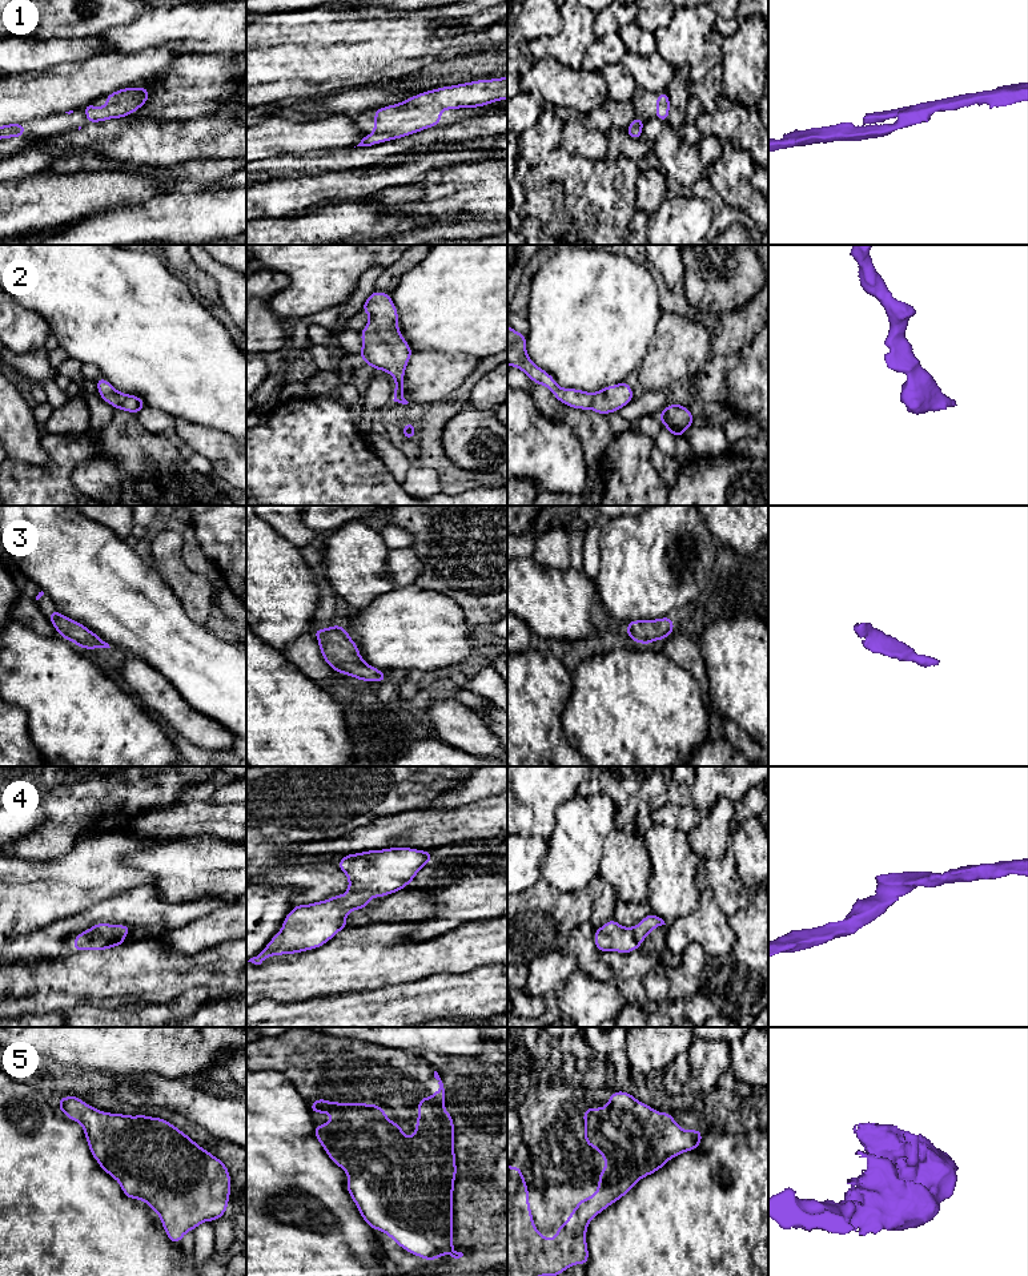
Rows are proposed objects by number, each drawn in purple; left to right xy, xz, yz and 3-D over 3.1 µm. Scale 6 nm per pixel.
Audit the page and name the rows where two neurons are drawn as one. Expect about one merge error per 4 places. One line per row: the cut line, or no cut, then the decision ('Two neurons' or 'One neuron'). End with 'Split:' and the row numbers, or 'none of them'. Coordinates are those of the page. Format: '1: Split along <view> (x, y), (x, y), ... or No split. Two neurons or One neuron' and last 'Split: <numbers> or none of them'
1: No split. One neuron
2: No split. One neuron
3: No split. One neuron
4: No split. One neuron
5: No split. One neuron
Split: none of them

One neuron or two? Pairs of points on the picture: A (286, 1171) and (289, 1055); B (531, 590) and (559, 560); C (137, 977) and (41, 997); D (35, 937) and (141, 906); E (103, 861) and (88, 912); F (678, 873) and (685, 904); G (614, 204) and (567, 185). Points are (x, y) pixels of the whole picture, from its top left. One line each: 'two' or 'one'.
A: two
B: two
C: one
D: one
E: two
F: one
G: one

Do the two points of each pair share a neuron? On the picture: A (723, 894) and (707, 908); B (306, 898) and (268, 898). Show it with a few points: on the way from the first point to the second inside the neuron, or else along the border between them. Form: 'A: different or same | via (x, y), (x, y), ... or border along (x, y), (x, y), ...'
A: different | border along (701, 890), (710, 889), (717, 904), (729, 916)
B: different | border along (266, 884), (286, 885), (298, 902)

